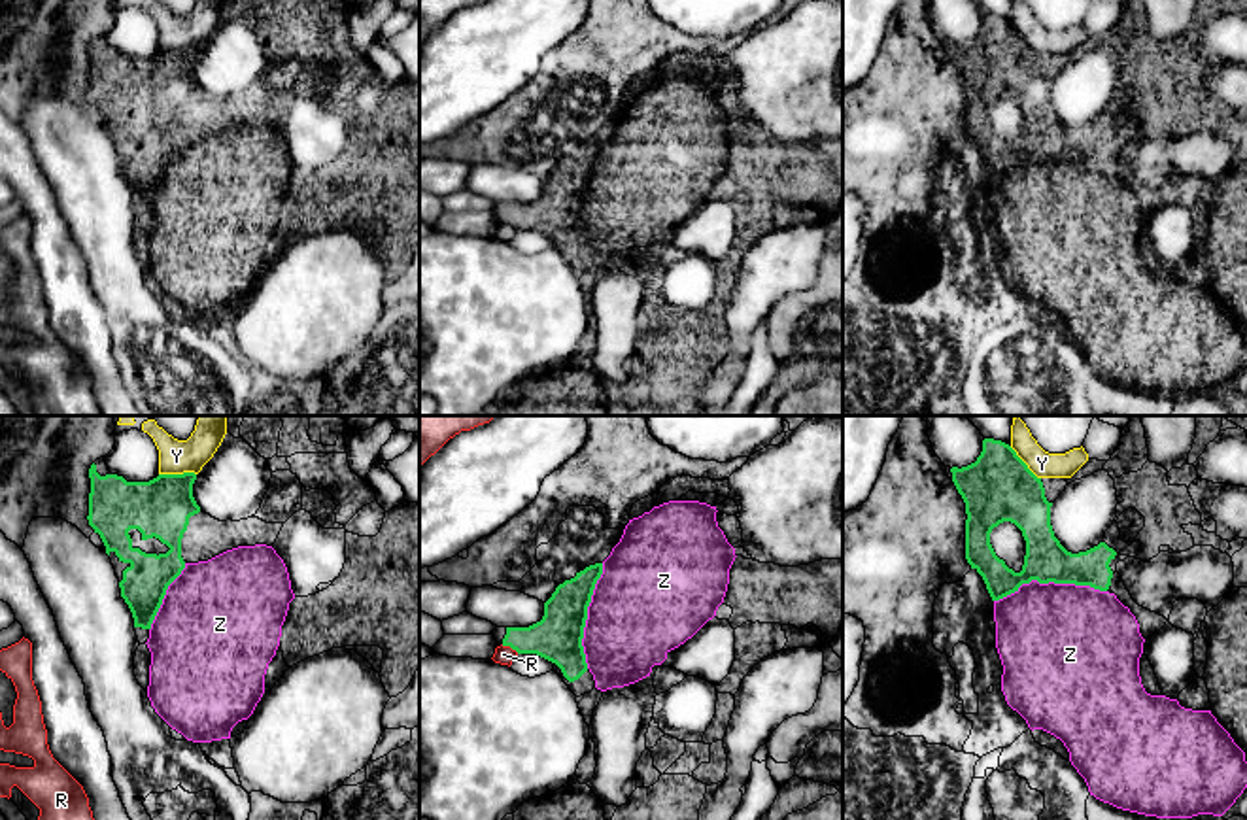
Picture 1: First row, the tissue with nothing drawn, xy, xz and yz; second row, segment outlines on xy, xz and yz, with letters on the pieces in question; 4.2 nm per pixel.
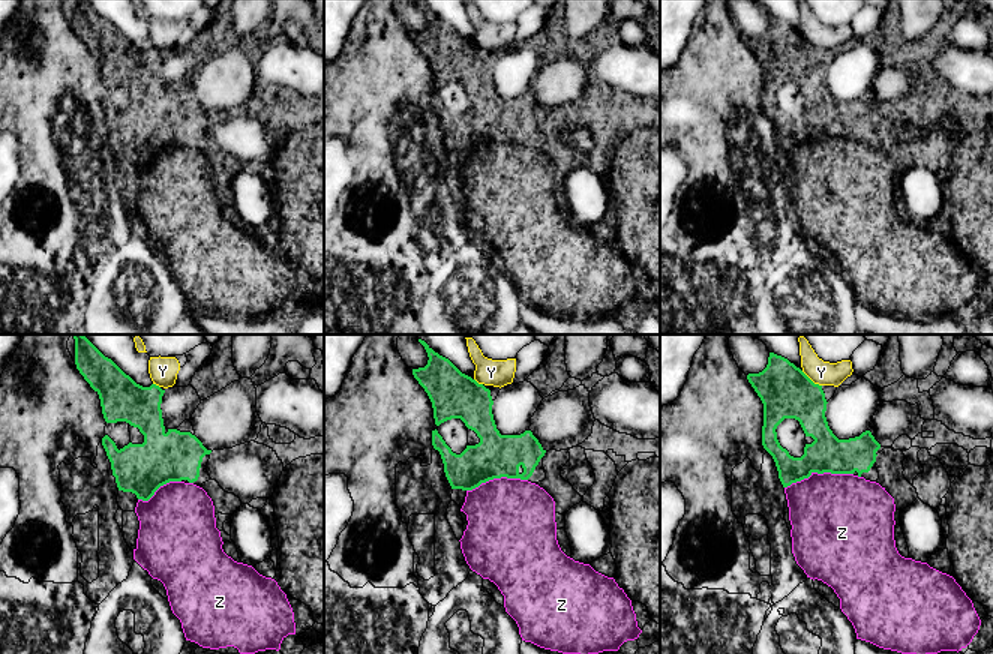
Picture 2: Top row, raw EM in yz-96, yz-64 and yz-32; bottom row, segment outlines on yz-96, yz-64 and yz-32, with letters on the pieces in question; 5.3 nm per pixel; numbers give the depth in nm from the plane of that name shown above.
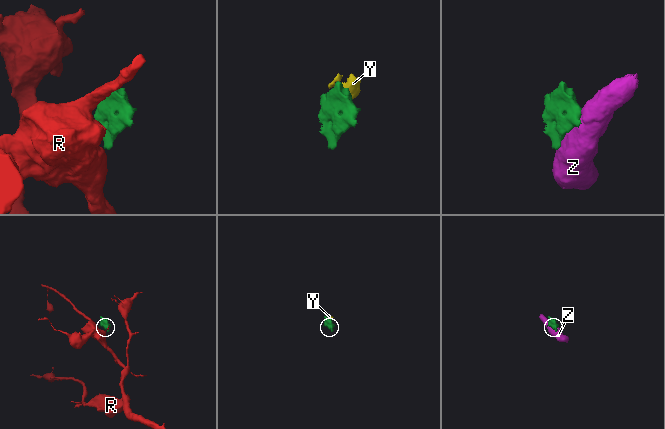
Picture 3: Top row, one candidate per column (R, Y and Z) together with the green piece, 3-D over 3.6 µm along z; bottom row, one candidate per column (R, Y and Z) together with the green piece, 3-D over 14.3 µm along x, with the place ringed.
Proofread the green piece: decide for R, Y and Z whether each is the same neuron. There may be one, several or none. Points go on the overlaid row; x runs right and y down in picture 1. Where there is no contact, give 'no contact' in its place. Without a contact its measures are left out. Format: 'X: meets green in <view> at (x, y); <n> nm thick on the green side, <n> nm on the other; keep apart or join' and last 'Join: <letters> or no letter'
R: meets green in xz at (511, 647); 200 nm thick on the green side, 80 nm on the other; keep apart
Y: meets green in xy at (176, 475); 260 nm thick on the green side, 140 nm on the other; keep apart
Z: meets green in yz at (1049, 580); 180 nm thick on the green side, 480 nm on the other; join
Join: Z

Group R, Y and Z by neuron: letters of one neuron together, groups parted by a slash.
R / Y / Z

